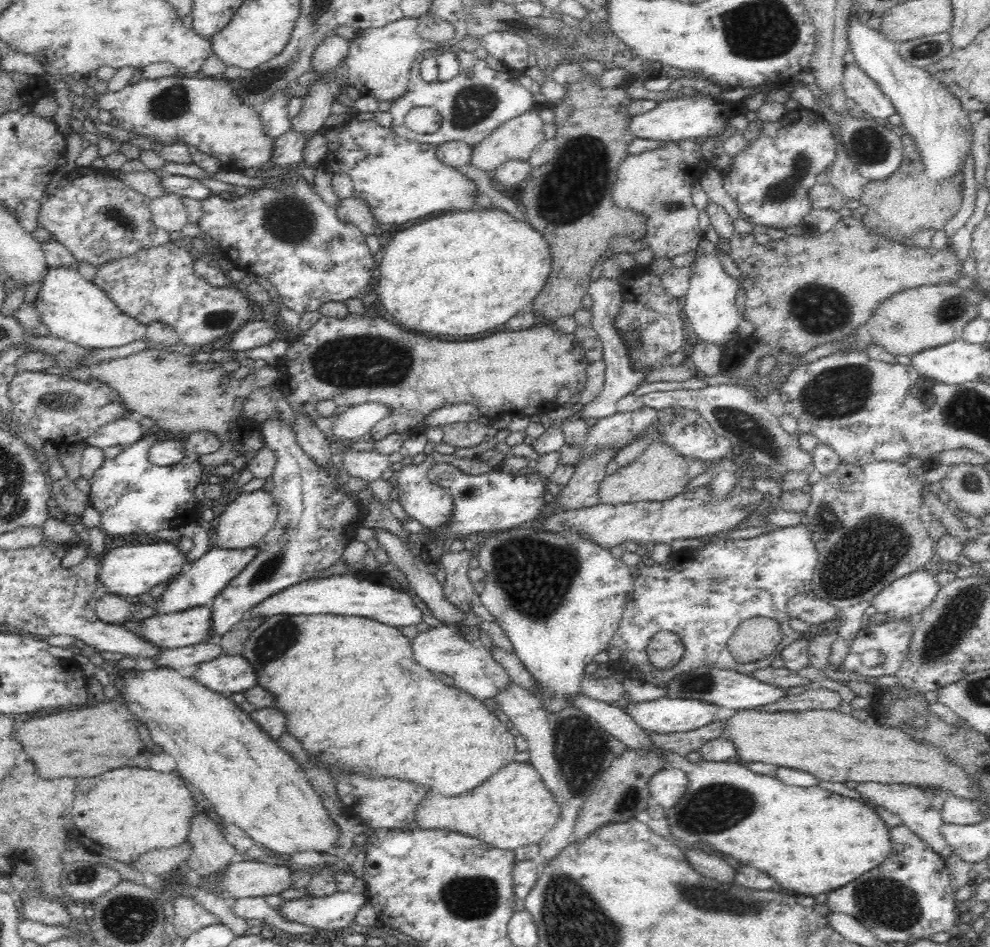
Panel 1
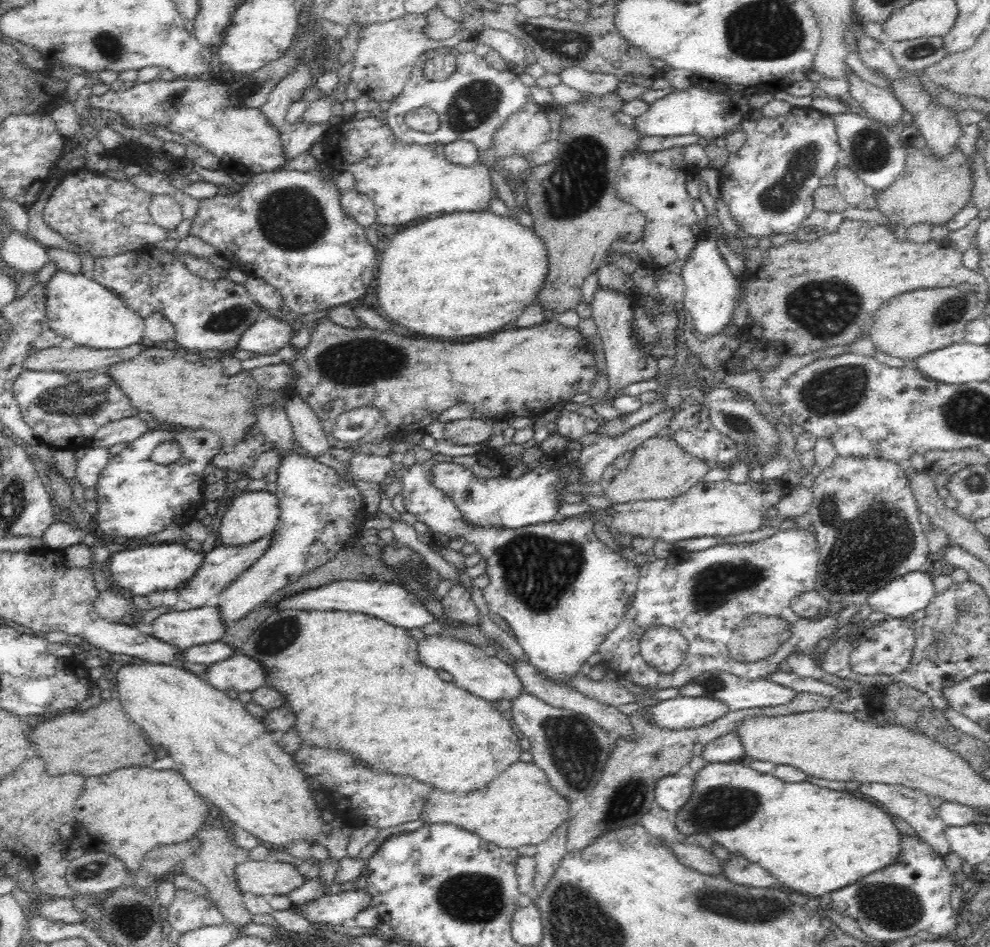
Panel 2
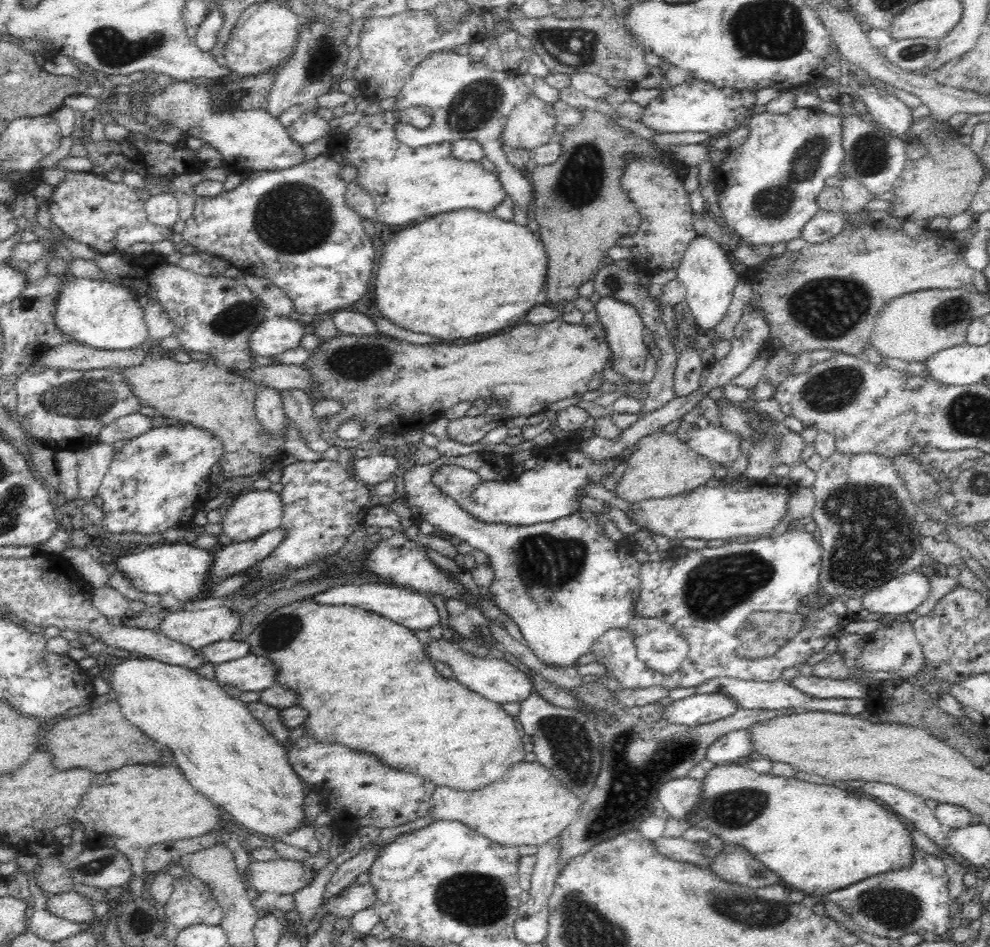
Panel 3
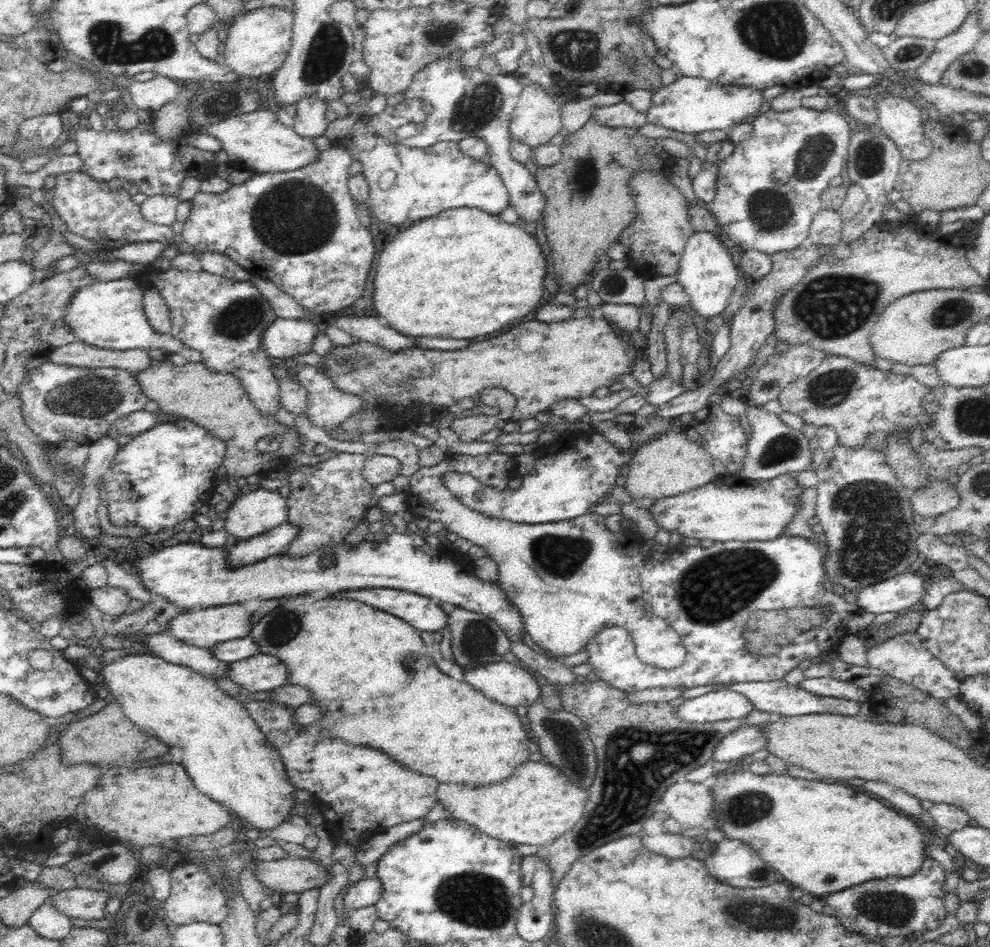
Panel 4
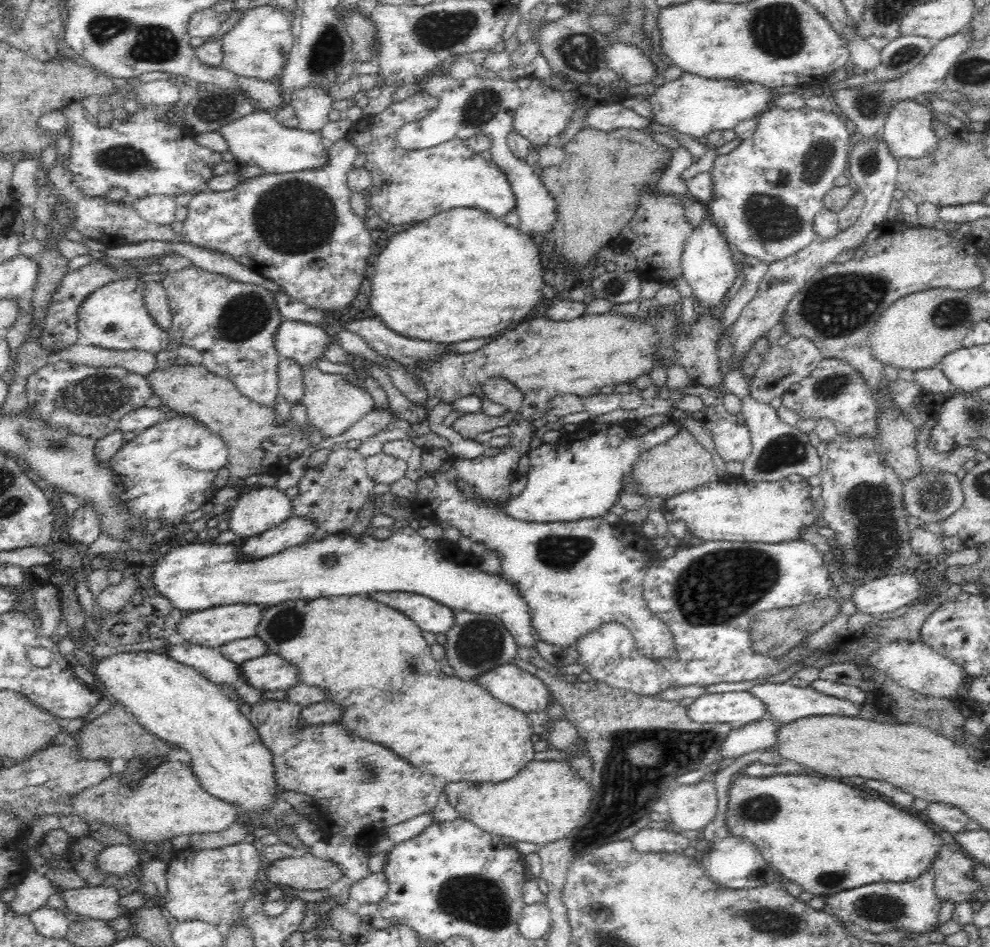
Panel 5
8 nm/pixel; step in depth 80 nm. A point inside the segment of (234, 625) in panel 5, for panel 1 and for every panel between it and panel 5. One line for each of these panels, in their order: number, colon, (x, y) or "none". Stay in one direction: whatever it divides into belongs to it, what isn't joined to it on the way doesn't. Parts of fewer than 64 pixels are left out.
1: (174, 630)
2: (182, 629)
3: (195, 629)
4: (208, 627)

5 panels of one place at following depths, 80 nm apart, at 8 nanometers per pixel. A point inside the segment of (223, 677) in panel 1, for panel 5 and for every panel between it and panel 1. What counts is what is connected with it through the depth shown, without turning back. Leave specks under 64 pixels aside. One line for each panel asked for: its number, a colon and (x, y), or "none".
2: (239, 672)
3: (250, 673)
4: (259, 673)
5: (269, 672)

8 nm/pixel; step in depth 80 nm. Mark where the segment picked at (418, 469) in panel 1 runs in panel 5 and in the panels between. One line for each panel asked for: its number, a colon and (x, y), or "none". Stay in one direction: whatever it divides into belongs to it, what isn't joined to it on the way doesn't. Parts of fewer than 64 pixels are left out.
2: (561, 590)
3: (564, 585)
4: (569, 579)
5: (574, 576)

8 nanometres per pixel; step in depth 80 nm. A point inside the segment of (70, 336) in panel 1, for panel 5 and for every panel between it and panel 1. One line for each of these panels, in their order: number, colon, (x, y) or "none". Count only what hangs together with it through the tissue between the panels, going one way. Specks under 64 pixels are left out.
2: (77, 307)
3: (104, 315)
4: (110, 315)
5: (115, 316)

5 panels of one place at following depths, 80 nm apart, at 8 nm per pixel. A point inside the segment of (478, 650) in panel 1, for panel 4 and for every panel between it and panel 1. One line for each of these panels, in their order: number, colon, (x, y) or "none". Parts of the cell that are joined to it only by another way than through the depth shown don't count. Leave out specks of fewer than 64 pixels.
2: (490, 678)
3: (497, 680)
4: (512, 686)

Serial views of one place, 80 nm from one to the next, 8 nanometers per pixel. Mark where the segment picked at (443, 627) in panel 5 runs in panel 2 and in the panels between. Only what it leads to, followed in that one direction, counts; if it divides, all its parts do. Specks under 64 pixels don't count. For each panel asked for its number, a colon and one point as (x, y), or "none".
2: (387, 601)
3: (403, 606)
4: (424, 614)

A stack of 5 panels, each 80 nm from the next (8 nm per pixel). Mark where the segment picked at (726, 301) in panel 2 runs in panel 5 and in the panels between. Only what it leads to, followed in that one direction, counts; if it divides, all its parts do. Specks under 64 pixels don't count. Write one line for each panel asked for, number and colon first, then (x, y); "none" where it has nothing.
3: (705, 270)
4: (706, 270)
5: (707, 263)

